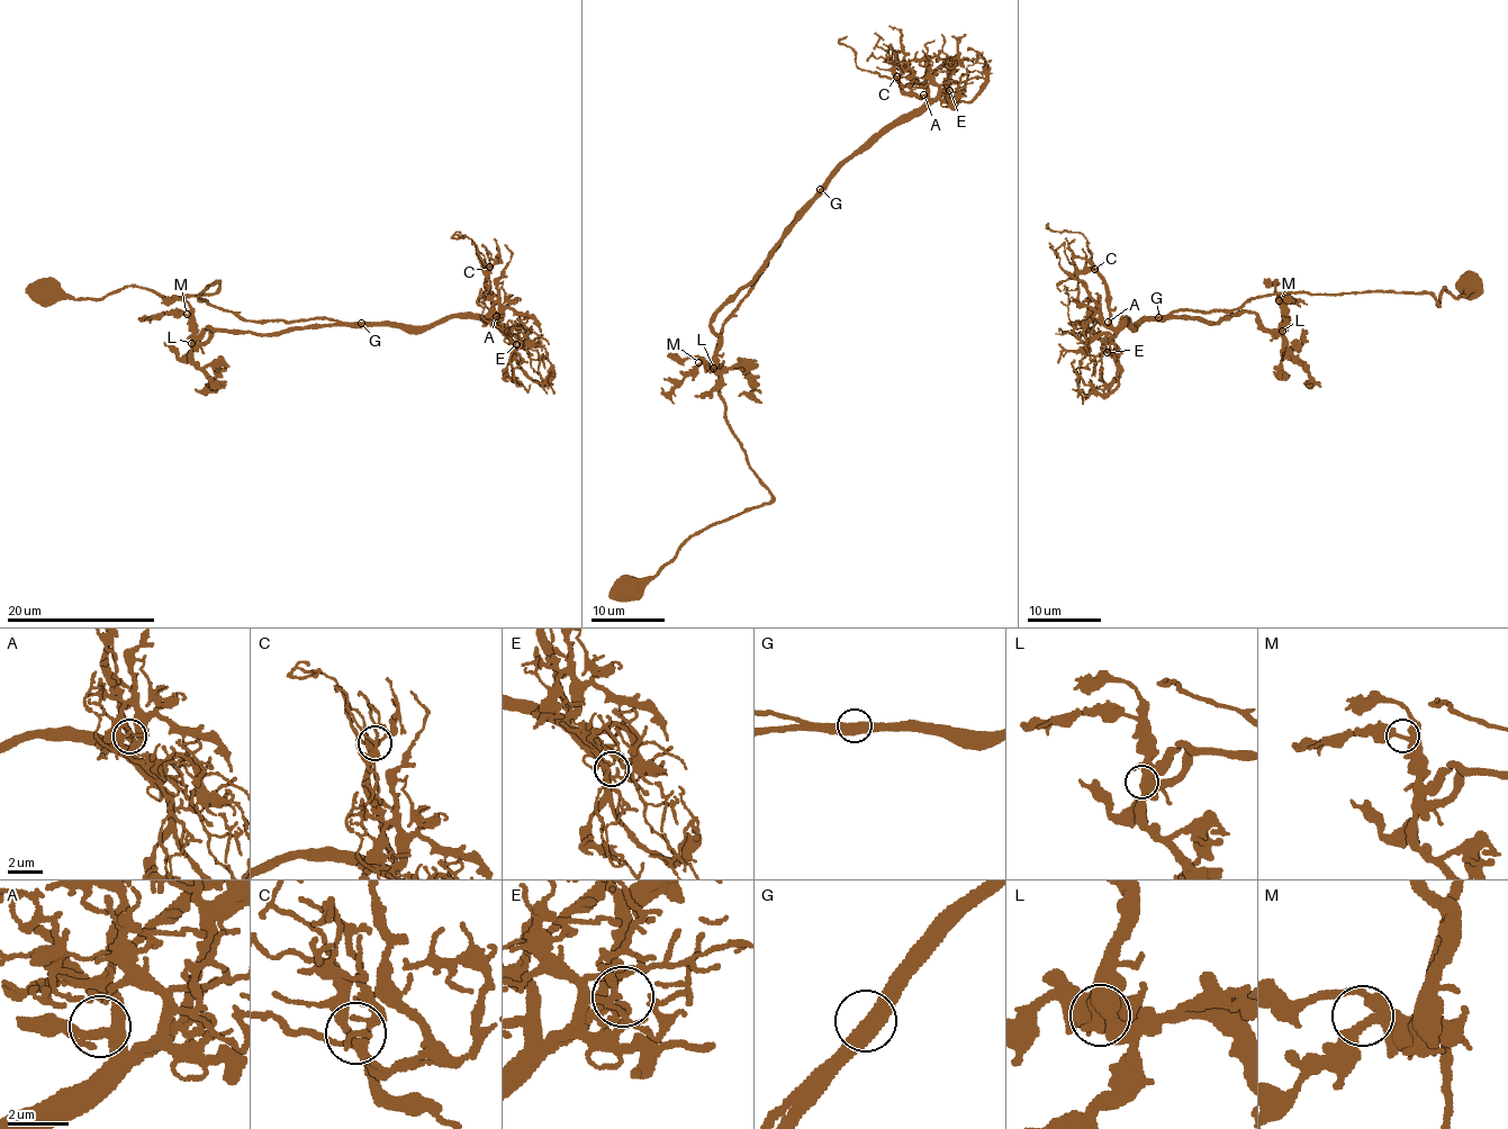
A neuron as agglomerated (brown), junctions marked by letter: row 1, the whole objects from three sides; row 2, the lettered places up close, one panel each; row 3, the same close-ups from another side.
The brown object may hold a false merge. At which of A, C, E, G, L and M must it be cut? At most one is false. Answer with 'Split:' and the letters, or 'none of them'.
Split: none of them

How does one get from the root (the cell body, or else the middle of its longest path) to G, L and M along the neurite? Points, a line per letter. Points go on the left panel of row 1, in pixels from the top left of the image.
G: (48, 291), (102, 299), (140, 286), (178, 297), (211, 294), (218, 282), (199, 299), (243, 321), (361, 324)
L: (48, 291), (178, 297), (218, 282), (199, 299), (243, 321), (335, 322), (265, 334), (207, 325), (191, 343)
M: (48, 291), (218, 282), (199, 299), (243, 321), (335, 322), (207, 325), (199, 343), (187, 314)

